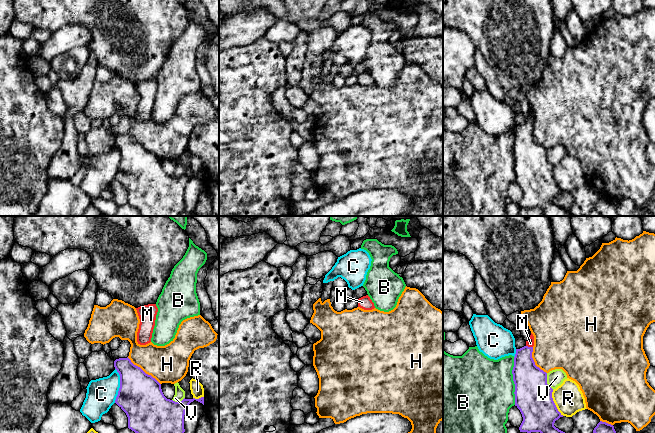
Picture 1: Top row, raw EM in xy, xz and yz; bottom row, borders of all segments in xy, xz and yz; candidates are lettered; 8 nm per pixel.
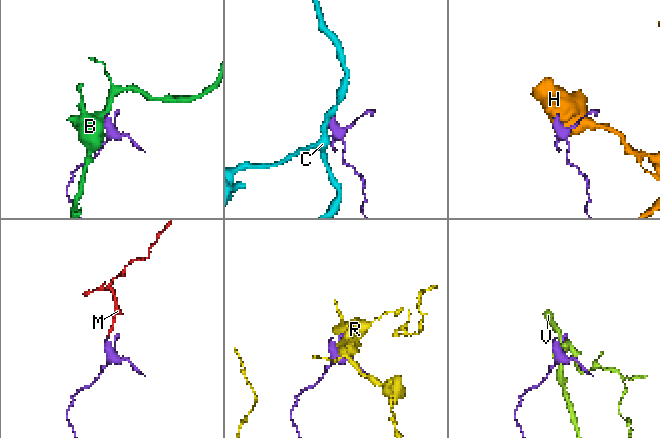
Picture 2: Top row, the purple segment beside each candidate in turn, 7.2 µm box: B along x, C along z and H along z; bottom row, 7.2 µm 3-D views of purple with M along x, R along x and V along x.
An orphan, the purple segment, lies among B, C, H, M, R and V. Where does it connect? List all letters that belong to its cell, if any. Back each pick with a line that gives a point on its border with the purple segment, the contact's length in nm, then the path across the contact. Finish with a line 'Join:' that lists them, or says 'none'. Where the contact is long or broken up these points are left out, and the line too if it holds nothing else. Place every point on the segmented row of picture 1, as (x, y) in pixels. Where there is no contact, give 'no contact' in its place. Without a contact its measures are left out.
M: contact yz (529, 347); length 60 nm; way yz (528, 378), (529, 347), (530, 343)
Join: M

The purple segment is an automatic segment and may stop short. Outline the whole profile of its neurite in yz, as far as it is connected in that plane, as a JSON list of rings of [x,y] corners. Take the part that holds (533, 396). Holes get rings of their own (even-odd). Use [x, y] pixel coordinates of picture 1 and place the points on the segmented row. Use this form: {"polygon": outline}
{"polygon": [[[531,333],[526,345],[516,349],[514,357],[515,406],[523,417],[519,430],[527,433],[565,433],[554,426],[563,415],[553,401],[553,389],[547,384],[547,373],[535,365],[533,346],[534,336]]]}

